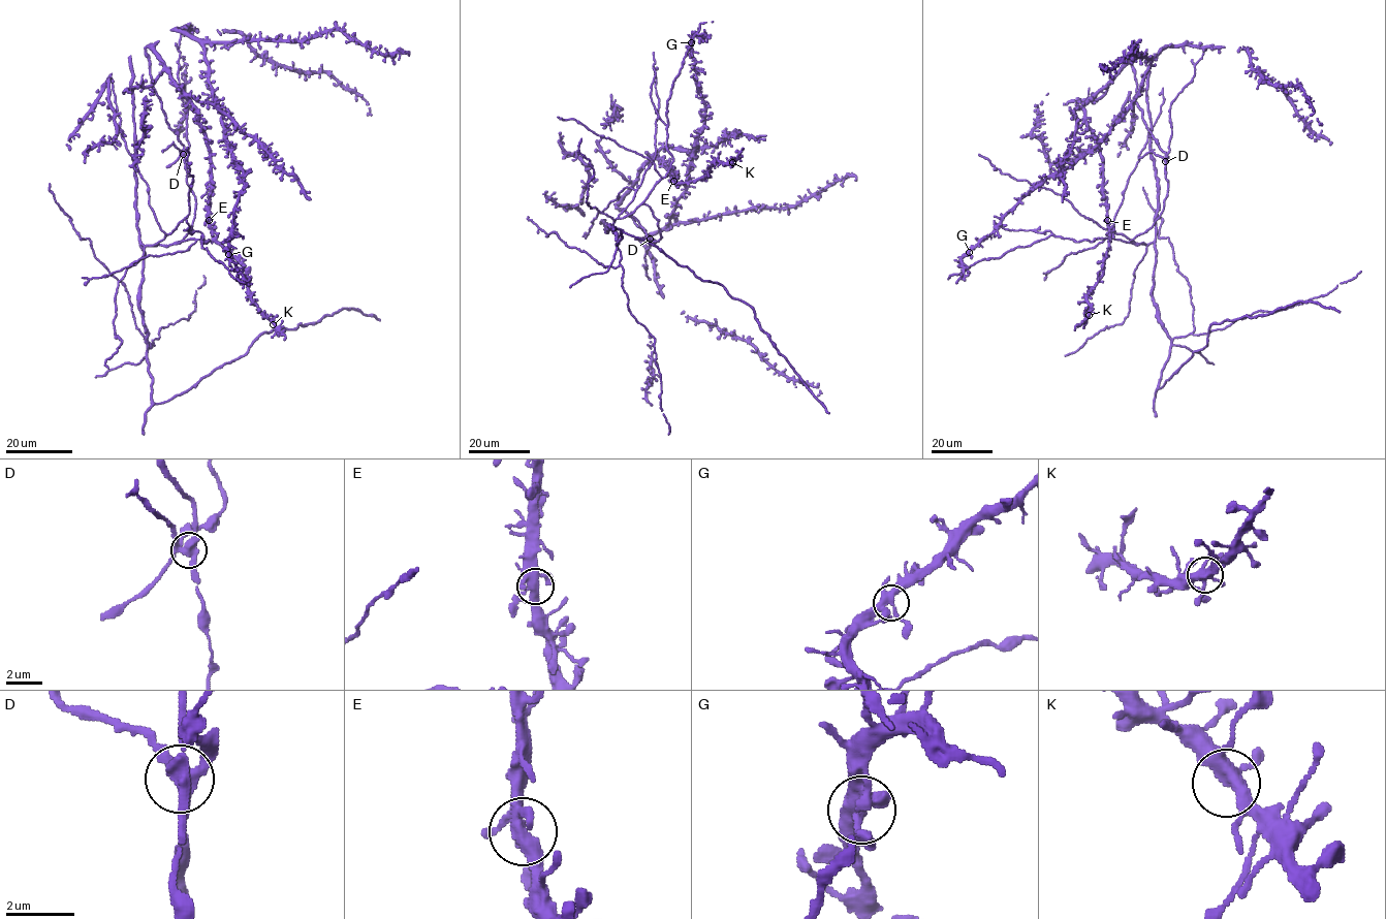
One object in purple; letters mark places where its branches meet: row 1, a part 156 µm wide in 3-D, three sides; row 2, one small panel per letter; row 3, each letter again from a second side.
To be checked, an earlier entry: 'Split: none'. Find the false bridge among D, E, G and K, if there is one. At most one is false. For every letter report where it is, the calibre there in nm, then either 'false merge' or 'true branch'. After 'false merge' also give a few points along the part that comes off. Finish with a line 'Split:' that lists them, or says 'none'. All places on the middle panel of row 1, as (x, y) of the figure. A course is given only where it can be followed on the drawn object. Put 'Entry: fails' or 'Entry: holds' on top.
Entry: fails
D: (650, 239) | 360 nm | false merge | (650, 239), (648, 240), (655, 243), (653, 245), (650, 243), (644, 257), (649, 280)
E: (673, 181) | 400 nm | true branch
G: (691, 42) | 400 nm | true branch
K: (732, 162) | 400 nm | true branch
Split: D

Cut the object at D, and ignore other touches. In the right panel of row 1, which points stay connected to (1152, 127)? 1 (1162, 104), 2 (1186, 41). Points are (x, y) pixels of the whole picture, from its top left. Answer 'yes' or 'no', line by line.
1: yes
2: yes

